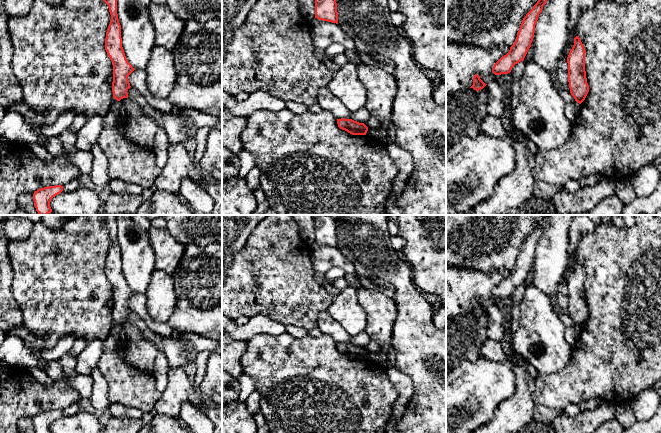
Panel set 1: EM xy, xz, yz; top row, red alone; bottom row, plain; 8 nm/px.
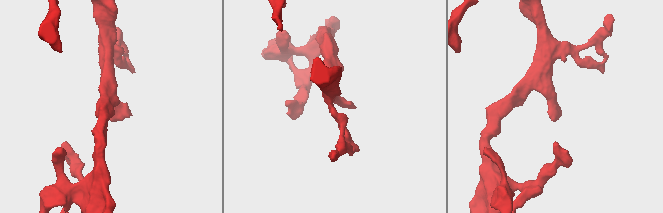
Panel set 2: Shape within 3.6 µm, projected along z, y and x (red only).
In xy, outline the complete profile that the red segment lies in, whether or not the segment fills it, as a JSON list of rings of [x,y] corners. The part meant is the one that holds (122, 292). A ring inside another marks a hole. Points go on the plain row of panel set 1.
[[[101,215],[103,225],[108,229],[109,236],[111,238],[111,245],[108,250],[105,262],[105,274],[110,281],[113,289],[113,306],[112,316],[113,322],[120,325],[123,322],[128,322],[128,313],[131,311],[128,300],[135,294],[132,289],[126,283],[121,262],[121,249],[119,247],[117,238],[117,215]]]

